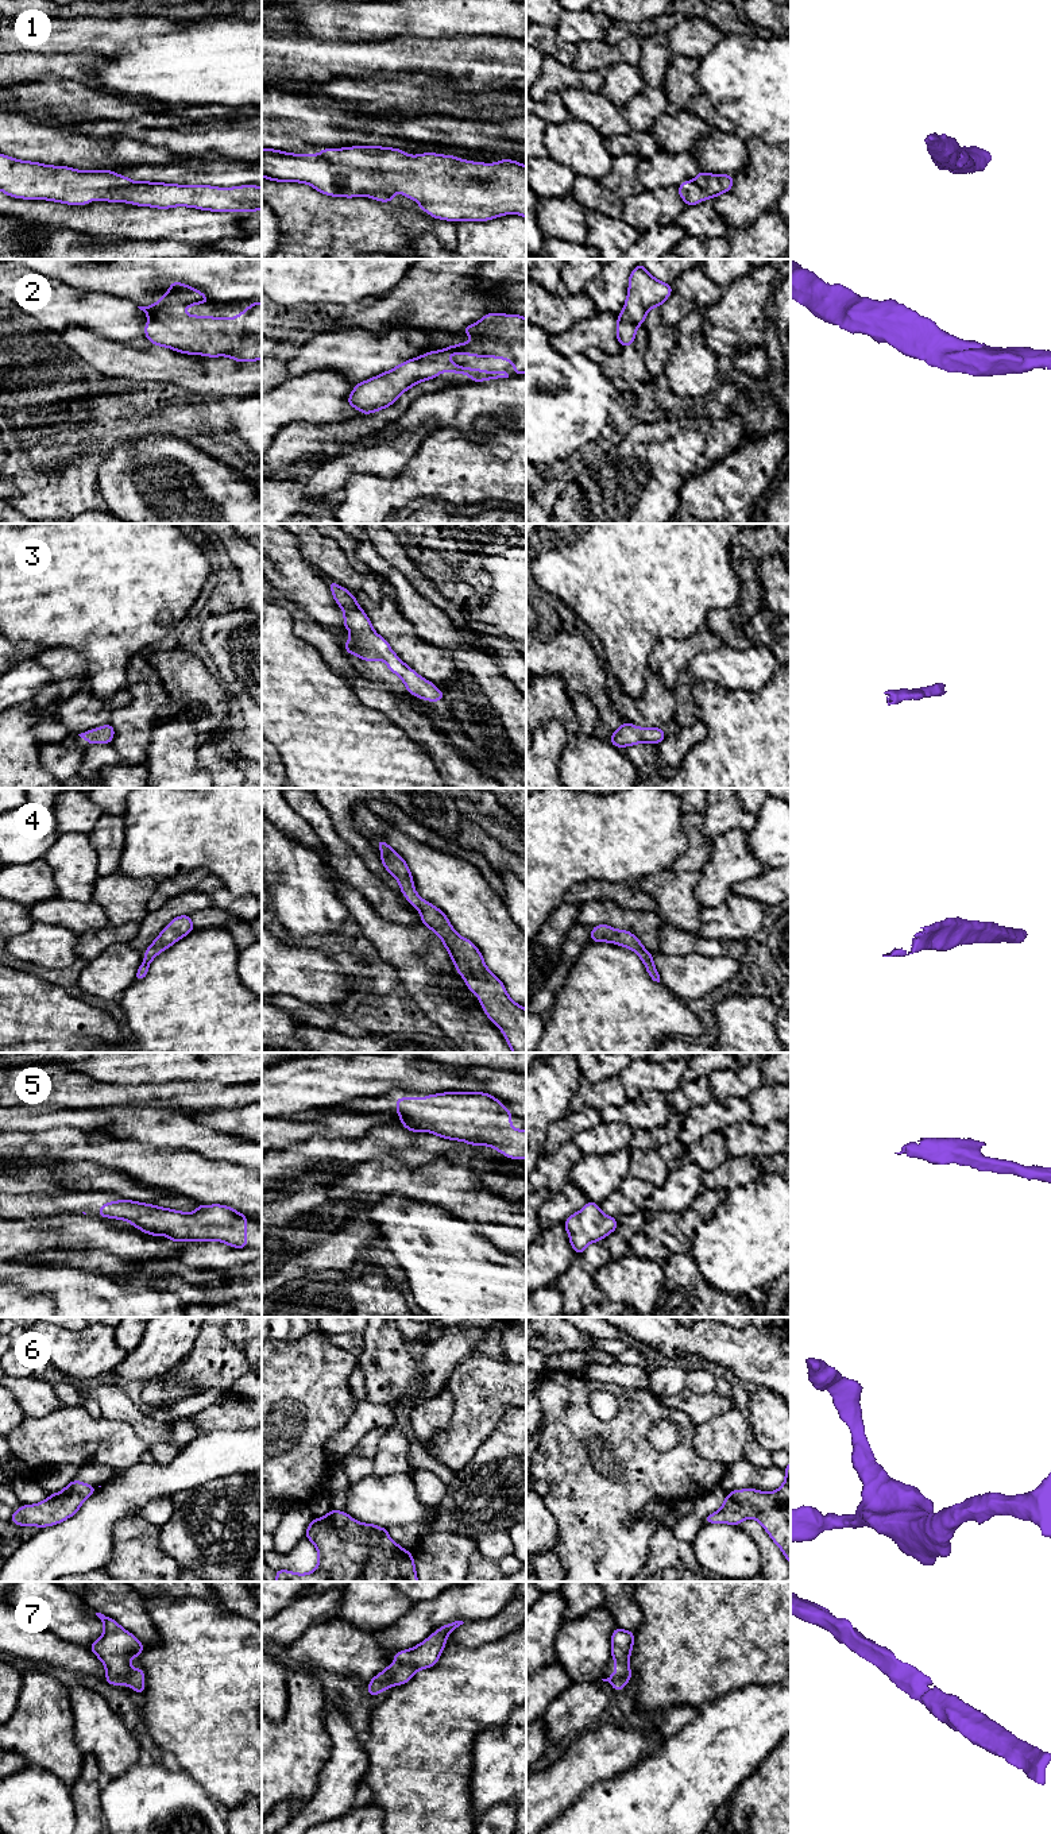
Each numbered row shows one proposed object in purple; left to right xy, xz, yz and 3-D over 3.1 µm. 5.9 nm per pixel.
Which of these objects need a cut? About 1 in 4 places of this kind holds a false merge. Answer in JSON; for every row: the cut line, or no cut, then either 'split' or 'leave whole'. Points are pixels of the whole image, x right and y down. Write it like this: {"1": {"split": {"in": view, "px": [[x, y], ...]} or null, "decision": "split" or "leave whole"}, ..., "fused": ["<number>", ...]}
{"1": {"split": null, "decision": "leave whole"}, "2": {"split": null, "decision": "leave whole"}, "3": {"split": null, "decision": "leave whole"}, "4": {"split": null, "decision": "leave whole"}, "5": {"split": null, "decision": "leave whole"}, "6": {"split": null, "decision": "leave whole"}, "7": {"split": null, "decision": "leave whole"}, "fused": []}

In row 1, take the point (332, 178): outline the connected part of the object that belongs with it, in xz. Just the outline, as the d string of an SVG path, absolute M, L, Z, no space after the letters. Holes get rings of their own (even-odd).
M379 146L324 148L317 155L262 148L262 169L262 178L278 182L304 182L320 193L333 197L366 196L391 202L393 196L401 192L405 197L416 200L420 209L426 211L432 217L453 223L459 220L487 221L509 213L517 213L526 219L526 166L505 158L498 163L480 163L433 152L406 155L403 150Z

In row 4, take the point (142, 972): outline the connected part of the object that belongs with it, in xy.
M181 915L174 918L158 935L158 938L147 947L144 962L139 966L135 981L143 980L148 973L151 961L169 946L174 945L178 939L183 938L194 930L190 915Z

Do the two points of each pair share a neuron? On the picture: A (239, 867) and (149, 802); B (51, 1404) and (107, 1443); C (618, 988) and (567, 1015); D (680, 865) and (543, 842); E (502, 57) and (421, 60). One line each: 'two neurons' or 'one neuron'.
A: one neuron
B: two neurons
C: one neuron
D: two neurons
E: one neuron

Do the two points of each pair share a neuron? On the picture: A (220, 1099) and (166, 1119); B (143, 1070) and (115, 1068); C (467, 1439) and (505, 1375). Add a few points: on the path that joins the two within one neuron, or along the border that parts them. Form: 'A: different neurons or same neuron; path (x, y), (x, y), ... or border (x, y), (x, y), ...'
A: different neurons; border (151, 1105), (188, 1114)
B: same neuron; path (136, 1068), (122, 1068)
C: same neuron; path (472, 1423), (479, 1401), (489, 1392)

